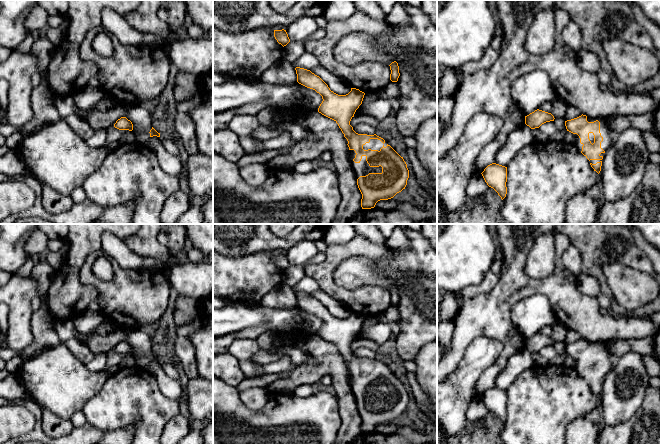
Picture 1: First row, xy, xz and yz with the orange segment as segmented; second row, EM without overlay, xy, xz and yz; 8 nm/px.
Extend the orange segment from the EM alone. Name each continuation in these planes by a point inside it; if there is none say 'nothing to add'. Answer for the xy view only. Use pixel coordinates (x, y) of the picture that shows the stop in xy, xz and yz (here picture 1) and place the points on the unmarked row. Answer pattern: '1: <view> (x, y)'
1: xy (144, 363)

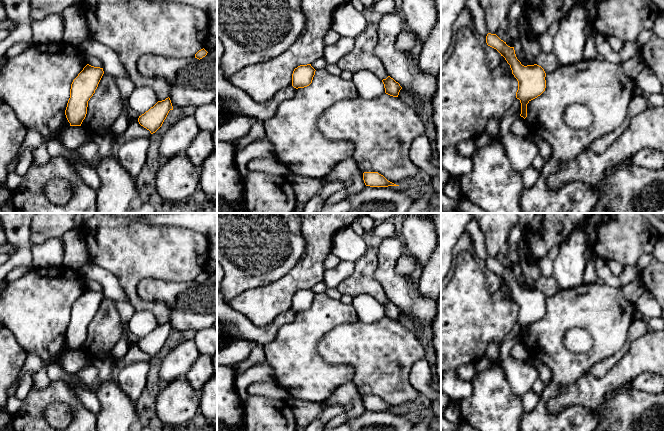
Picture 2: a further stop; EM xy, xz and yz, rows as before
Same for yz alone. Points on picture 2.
nothing to add

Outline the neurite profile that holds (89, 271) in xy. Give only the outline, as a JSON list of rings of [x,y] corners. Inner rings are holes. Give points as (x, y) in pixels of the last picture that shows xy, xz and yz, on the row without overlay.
[[[92,261],[81,266],[78,272],[87,282],[100,284],[103,288],[104,297],[118,301],[127,301],[125,291],[111,272],[97,266]]]

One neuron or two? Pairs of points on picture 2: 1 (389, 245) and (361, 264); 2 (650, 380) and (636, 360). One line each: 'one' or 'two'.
1: two
2: two

